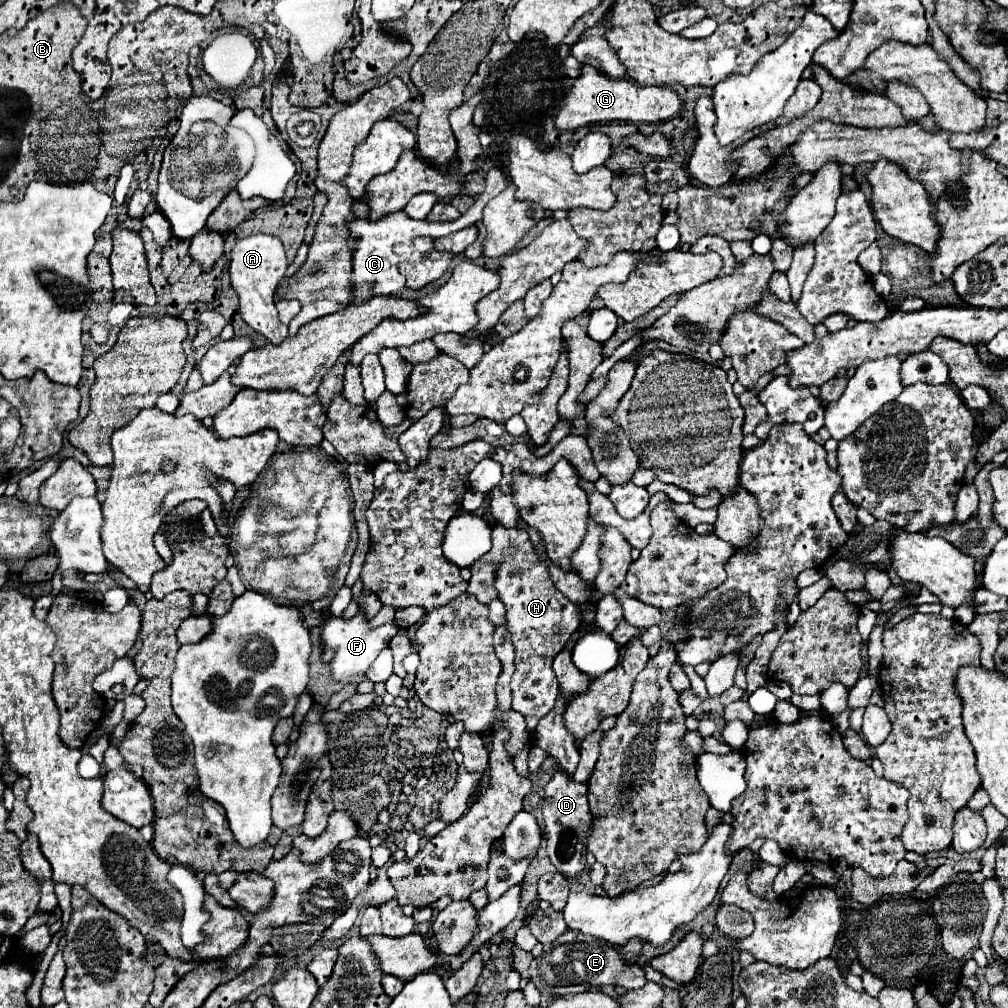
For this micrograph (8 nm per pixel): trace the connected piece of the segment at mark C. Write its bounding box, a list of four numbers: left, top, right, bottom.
[349,169,507,303]

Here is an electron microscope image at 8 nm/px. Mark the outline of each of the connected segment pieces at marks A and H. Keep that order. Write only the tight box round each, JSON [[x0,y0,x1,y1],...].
[[229,233,287,345],[479,523,581,731]]

